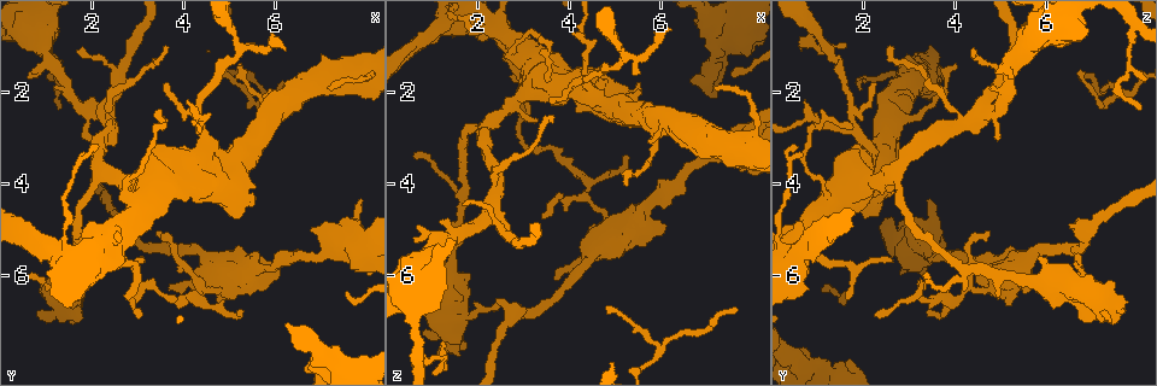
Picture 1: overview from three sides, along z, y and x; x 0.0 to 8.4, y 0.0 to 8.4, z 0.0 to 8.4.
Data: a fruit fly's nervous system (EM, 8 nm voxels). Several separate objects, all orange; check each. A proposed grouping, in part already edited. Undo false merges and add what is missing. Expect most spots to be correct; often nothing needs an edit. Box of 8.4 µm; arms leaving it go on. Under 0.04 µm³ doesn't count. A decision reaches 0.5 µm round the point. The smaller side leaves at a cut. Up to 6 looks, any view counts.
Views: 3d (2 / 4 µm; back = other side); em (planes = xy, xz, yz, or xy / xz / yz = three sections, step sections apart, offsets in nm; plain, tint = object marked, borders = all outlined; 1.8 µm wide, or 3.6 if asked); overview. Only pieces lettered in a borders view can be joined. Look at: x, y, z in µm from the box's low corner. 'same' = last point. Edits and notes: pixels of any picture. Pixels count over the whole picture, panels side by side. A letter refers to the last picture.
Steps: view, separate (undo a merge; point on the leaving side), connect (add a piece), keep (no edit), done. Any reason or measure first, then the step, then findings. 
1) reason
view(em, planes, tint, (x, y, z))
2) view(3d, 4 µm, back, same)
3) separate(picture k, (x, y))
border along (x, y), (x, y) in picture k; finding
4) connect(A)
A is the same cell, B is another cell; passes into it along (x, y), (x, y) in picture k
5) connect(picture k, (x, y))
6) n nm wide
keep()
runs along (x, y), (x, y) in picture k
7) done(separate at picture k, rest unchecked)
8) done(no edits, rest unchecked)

sharp bend
view(em, planes, plain, (2.35, 2.40, 4.70))

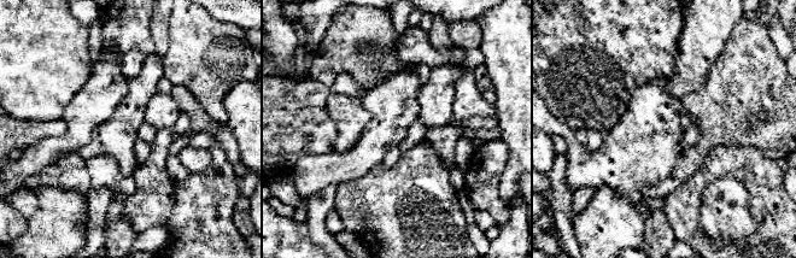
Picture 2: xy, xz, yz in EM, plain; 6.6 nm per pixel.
what lies round it
view(em, planes, borders, same)

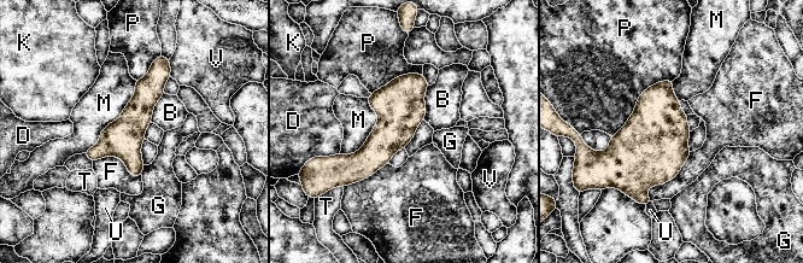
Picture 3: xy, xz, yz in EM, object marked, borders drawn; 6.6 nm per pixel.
260 nm wide
keep()
B, D, F, G, K, M, P, T, U and V are other cells; runs along (159, 63), (138, 114), (93, 158) in picture 3; all the same cell

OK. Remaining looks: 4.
an open end
view(em, yz, step 8, tint, (6.20, 1.05, 0.65))

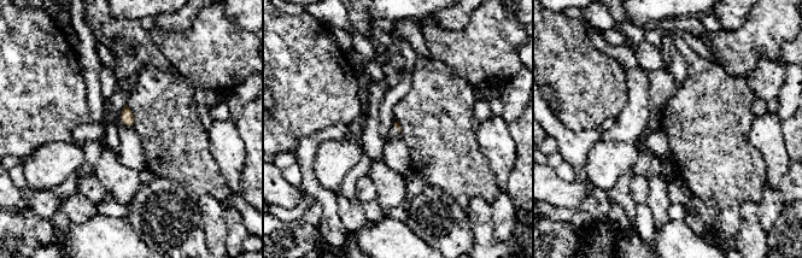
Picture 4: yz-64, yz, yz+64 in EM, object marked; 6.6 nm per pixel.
view(em, planes, borders, same)

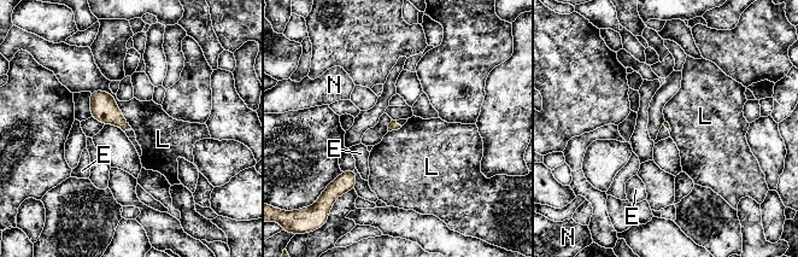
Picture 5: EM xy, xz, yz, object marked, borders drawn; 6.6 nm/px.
keep()
E, L and N are other cells; border along (89, 91), (109, 92), (131, 128) in picture 5; no lettered piece goes on from it

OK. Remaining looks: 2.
touches itself
view(em, 3.6 µm, planes, tint, (7.20, 7.85, 1.10))

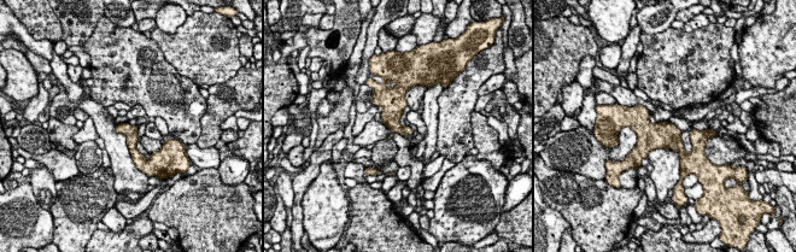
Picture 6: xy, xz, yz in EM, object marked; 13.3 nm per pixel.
view(em, 3.6 µm, planes, borders, same)

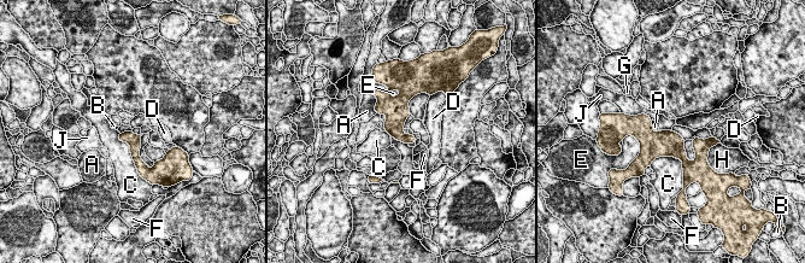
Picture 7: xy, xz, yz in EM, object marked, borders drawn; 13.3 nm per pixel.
keep()
A, B, C, D, E, F, G, H and J are other cells; border along (660, 129), (670, 130) in picture 7; all the same cell

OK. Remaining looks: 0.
done(no edits, rest unchecked)

